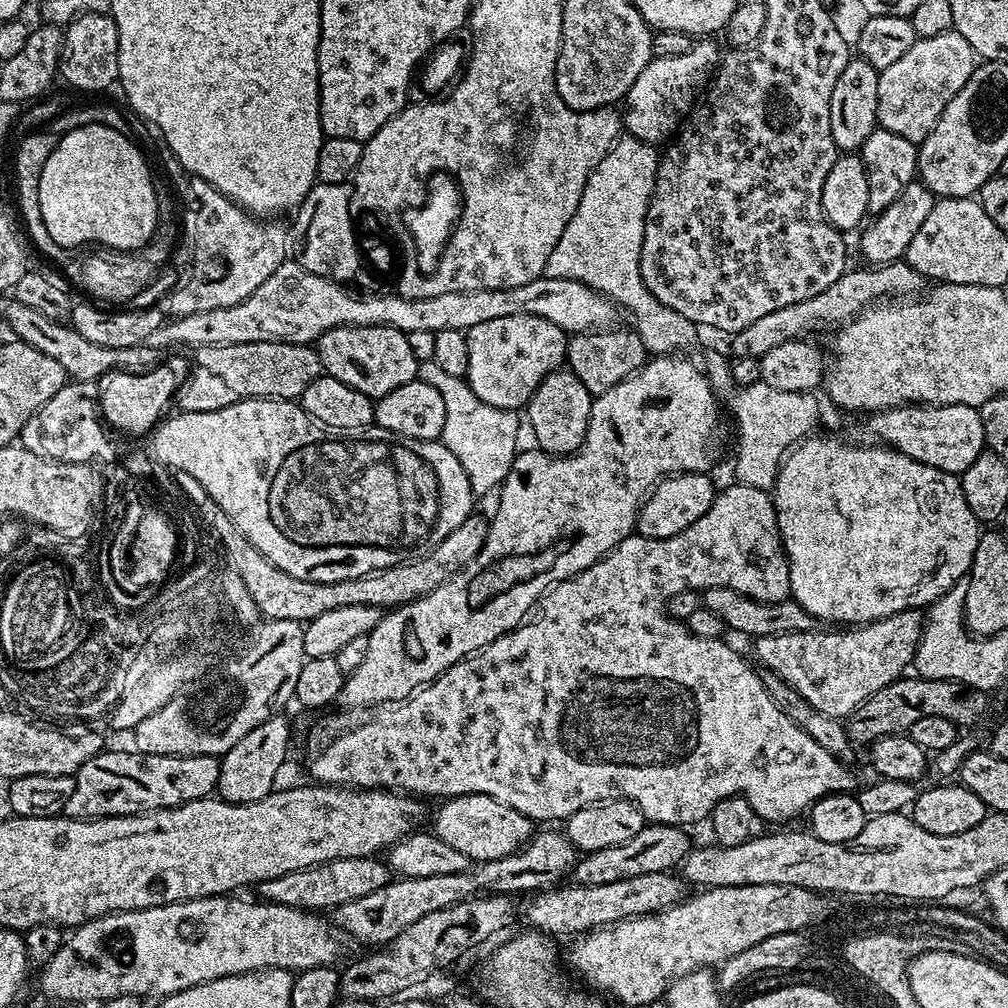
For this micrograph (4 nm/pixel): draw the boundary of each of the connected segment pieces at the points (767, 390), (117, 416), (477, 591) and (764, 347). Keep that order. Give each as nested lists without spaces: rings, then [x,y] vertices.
[[[761,382],[735,390],[740,434],[736,440],[735,483],[770,490],[776,485],[776,475],[785,456],[815,429],[812,427],[820,420],[820,404],[811,391],[774,390]]]
[[[158,364],[146,374],[126,374],[119,370],[108,372],[98,382],[98,410],[107,425],[112,424],[128,434],[147,435],[163,417],[162,412],[177,395],[179,386],[175,370],[164,364]]]
[[[669,354],[649,359],[647,363],[638,369],[632,376],[618,382],[613,388],[609,388],[602,395],[595,397],[590,410],[590,426],[586,430],[586,438],[582,446],[570,456],[551,456],[548,452],[531,450],[532,452],[517,451],[514,462],[510,466],[510,474],[506,474],[503,484],[498,489],[500,501],[496,504],[496,513],[488,520],[488,533],[482,550],[469,564],[454,578],[447,580],[438,590],[418,598],[414,602],[404,604],[400,608],[393,608],[381,615],[378,626],[367,636],[370,642],[370,650],[366,650],[366,659],[345,679],[344,689],[340,691],[339,703],[348,708],[372,708],[375,704],[380,706],[392,706],[397,702],[403,702],[413,692],[429,685],[436,677],[441,676],[447,668],[454,666],[464,656],[471,652],[482,650],[490,642],[498,637],[512,632],[517,626],[523,624],[531,613],[532,607],[538,603],[540,597],[548,589],[553,588],[560,580],[570,578],[582,570],[586,570],[594,562],[598,562],[606,553],[612,551],[621,544],[627,536],[633,535],[636,527],[636,519],[640,513],[640,505],[648,499],[649,492],[666,476],[675,476],[678,472],[702,472],[707,473],[708,467],[716,460],[720,452],[720,408],[716,405],[717,393],[712,391],[712,385],[705,373],[699,367],[696,368],[690,361],[684,360],[683,355]]]
[[[907,261],[877,265],[866,270],[845,271],[833,286],[814,298],[774,310],[765,317],[758,318],[753,325],[732,336],[731,355],[735,359],[742,357],[759,358],[778,344],[801,339],[806,333],[824,328],[837,328],[842,324],[851,323],[864,309],[883,298],[906,298],[921,293],[926,286],[926,278],[909,266]]]

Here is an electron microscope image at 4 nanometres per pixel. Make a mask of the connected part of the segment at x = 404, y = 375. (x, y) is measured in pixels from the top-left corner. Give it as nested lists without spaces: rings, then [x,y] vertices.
[[[338,326],[334,330],[326,330],[326,334],[315,341],[314,347],[321,369],[327,375],[338,378],[338,382],[346,382],[346,386],[354,386],[354,390],[373,398],[390,394],[390,390],[398,390],[398,386],[406,386],[418,376],[418,361],[410,350],[408,333],[390,326]]]

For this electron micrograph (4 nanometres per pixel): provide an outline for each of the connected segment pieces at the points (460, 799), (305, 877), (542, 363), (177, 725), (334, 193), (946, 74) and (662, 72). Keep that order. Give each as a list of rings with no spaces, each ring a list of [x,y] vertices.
[[[454,796],[443,801],[436,812],[434,831],[442,842],[466,854],[469,861],[497,860],[523,848],[534,835],[534,821],[518,810],[506,806],[489,796]]]
[[[376,856],[338,858],[330,862],[322,862],[318,866],[282,874],[278,878],[263,880],[258,885],[258,892],[260,892],[259,899],[269,904],[281,904],[324,914],[327,913],[327,908],[328,911],[334,910],[346,902],[354,902],[354,898],[366,898],[366,894],[374,894],[374,890],[382,890],[382,886],[386,886],[393,878],[392,869],[383,859]]]
[[[530,314],[494,318],[469,328],[468,385],[490,406],[520,410],[550,373],[565,363],[569,337],[554,322]]]
[[[268,620],[255,629],[252,641],[244,648],[244,653],[225,672],[216,672],[207,677],[204,688],[192,696],[192,700],[170,698],[162,710],[150,714],[130,732],[135,751],[142,754],[162,754],[163,756],[225,756],[232,747],[254,726],[262,726],[272,716],[279,716],[284,707],[293,703],[298,686],[298,674],[305,662],[304,624],[299,620]]]
[[[315,183],[306,194],[306,198],[295,209],[296,221],[290,224],[290,240],[294,245],[294,259],[310,274],[318,274],[327,280],[337,281],[345,286],[360,276],[362,269],[362,253],[358,243],[358,235],[352,229],[352,204],[354,208],[354,188],[351,183],[326,185]]]
[[[955,30],[934,34],[934,38],[917,38],[898,62],[893,62],[879,71],[877,125],[890,130],[890,134],[899,134],[901,138],[919,146],[930,134],[930,130],[938,126],[938,118],[942,118],[942,110],[946,110],[950,98],[954,98],[954,94],[958,94],[962,86],[966,86],[966,78],[970,78],[977,63],[976,51],[970,46],[970,42],[966,42],[966,38],[962,38],[962,34]]]
[[[704,38],[693,43],[686,54],[657,56],[646,65],[638,78],[635,78],[626,97],[628,109],[623,109],[622,124],[627,135],[647,144],[660,146],[685,123],[717,67],[718,52],[716,56],[716,48],[712,43],[711,39]]]

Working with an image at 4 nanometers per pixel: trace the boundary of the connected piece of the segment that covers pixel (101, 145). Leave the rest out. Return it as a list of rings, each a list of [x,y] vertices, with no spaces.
[[[90,124],[82,126],[80,129],[70,130],[69,133],[61,135],[54,147],[54,152],[46,159],[41,174],[41,181],[38,182],[38,202],[41,203],[42,219],[46,222],[46,230],[49,231],[49,238],[56,246],[61,248],[76,248],[79,244],[105,244],[103,247],[108,250],[140,250],[148,244],[157,234],[157,225],[162,220],[162,213],[159,202],[155,200],[154,186],[152,180],[153,170],[148,169],[148,164],[144,161],[144,156],[131,144],[129,137],[118,130],[112,130],[104,125]]]

